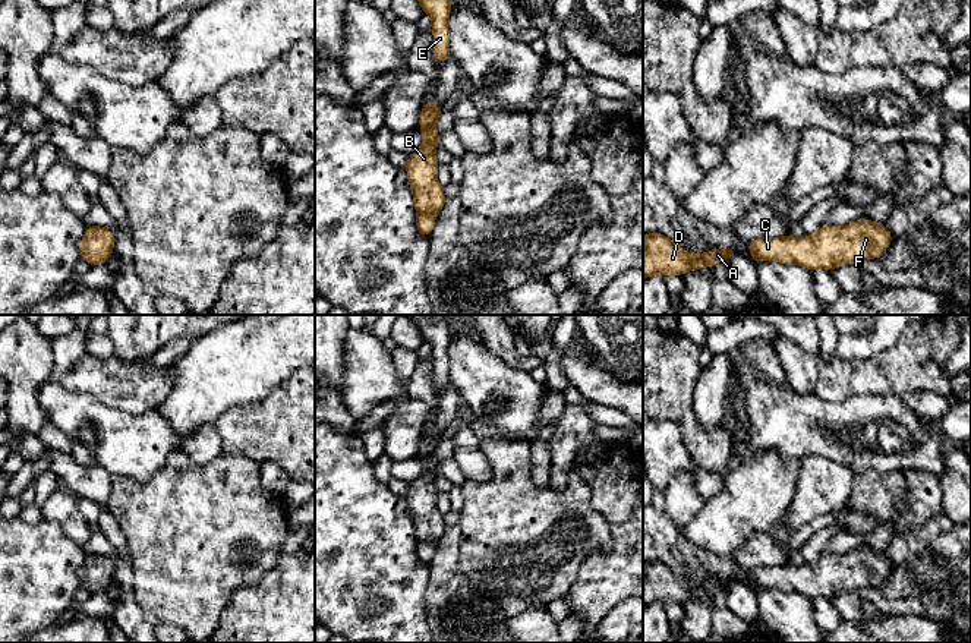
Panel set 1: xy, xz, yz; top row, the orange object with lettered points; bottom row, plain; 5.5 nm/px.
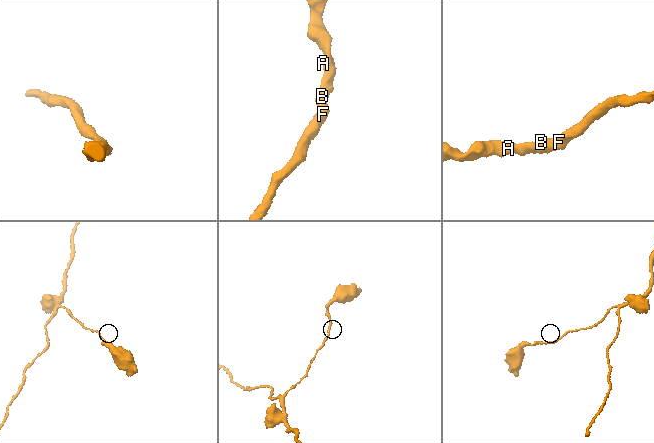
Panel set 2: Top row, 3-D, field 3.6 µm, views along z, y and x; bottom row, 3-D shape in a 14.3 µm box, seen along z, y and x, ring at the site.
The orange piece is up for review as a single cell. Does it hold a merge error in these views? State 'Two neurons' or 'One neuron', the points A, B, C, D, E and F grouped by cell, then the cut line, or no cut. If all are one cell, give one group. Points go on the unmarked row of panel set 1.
One neuron. Groups: A B C D E F. No split

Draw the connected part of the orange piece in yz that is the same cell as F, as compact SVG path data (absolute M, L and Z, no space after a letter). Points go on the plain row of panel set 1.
M860 546L844 555L822 554L813 564L757 567L748 570L751 589L778 589L801 593L810 599L833 599L842 592L877 587L892 570L885 551Z

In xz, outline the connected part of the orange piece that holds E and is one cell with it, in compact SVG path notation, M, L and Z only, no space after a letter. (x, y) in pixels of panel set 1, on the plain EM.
M397 315L412 319L419 328L423 341L431 344L434 360L434 388L441 393L450 384L448 347L451 331L447 315Z

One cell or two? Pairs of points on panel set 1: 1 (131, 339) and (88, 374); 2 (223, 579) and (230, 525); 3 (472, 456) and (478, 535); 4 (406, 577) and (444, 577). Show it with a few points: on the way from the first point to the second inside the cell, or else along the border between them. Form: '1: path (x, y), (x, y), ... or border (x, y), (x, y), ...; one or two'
1: border (114, 355), (126, 362), (136, 361); two
2: path (223, 566), (223, 538); one
3: border (479, 447), (492, 470), (492, 478), (488, 482); two
4: border (428, 566), (425, 611); two

